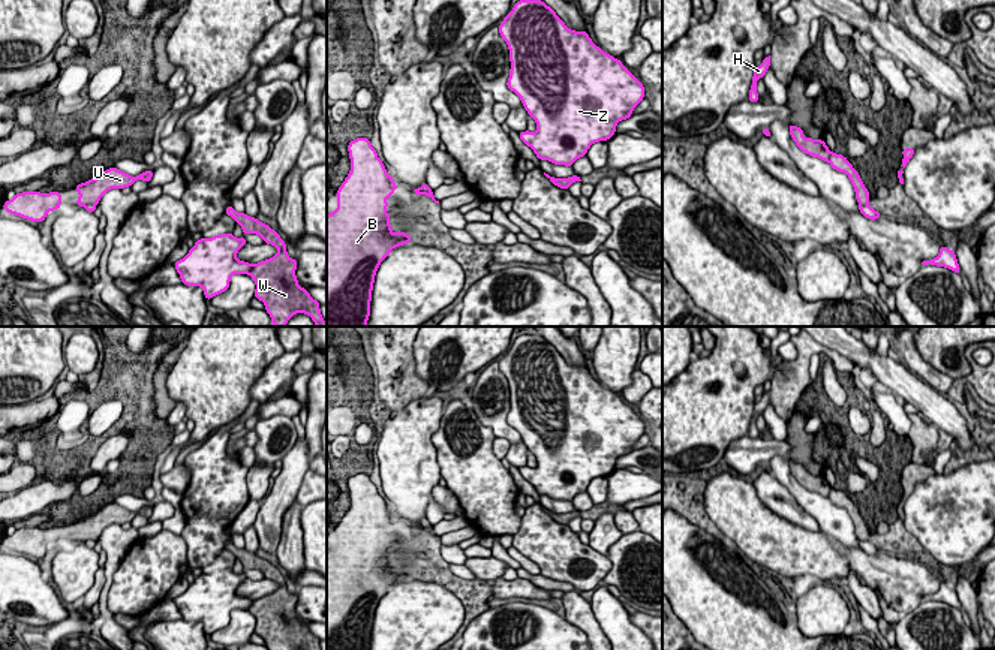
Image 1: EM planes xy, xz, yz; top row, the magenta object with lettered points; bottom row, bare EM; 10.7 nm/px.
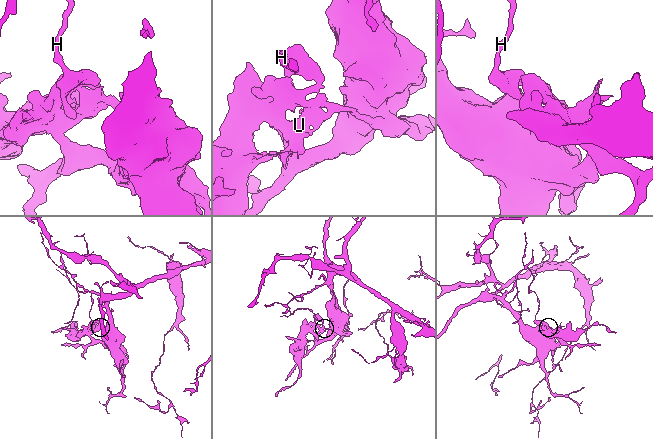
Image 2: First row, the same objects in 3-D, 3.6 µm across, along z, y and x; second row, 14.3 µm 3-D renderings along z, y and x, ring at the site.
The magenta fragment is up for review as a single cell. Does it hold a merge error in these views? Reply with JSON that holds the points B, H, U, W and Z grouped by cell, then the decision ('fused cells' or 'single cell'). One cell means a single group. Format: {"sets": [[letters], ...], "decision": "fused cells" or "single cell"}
{"sets": [["B", "U", "W"], ["H", "Z"]], "decision": "fused cells"}

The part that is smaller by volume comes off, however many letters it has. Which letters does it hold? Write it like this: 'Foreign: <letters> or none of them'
Foreign: B, U, W

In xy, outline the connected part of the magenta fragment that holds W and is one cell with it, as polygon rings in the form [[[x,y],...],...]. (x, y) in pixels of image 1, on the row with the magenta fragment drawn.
[[[232,205],[225,214],[231,216],[244,234],[258,234],[265,244],[279,249],[273,258],[255,264],[249,273],[256,283],[255,298],[264,303],[271,325],[285,326],[294,315],[304,313],[316,326],[327,326],[319,310],[321,304],[298,285],[295,276],[298,261],[288,256],[286,243],[280,235],[258,219],[237,213]]]

